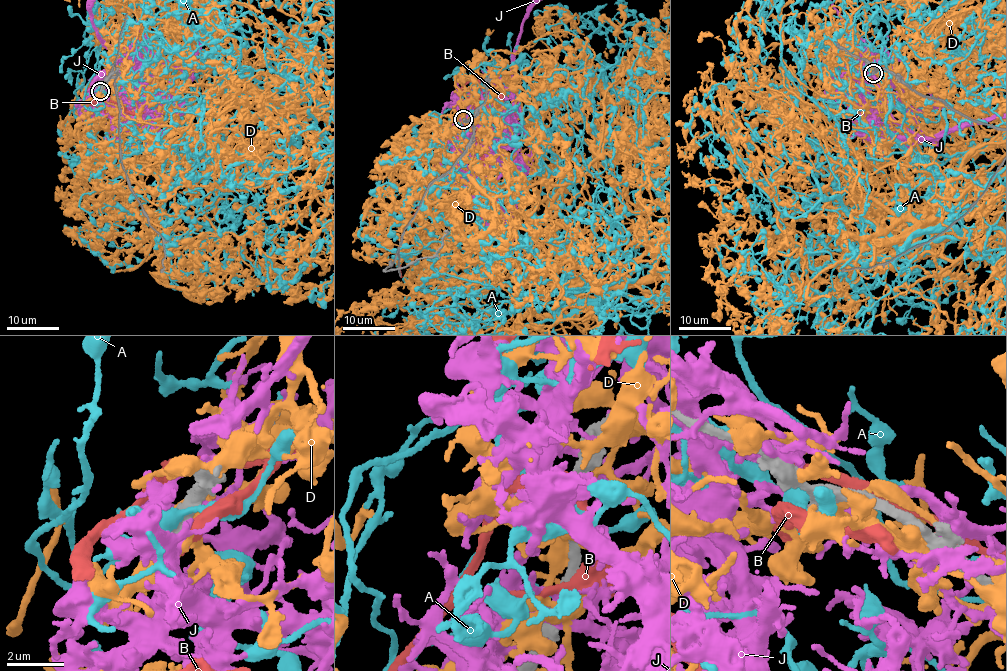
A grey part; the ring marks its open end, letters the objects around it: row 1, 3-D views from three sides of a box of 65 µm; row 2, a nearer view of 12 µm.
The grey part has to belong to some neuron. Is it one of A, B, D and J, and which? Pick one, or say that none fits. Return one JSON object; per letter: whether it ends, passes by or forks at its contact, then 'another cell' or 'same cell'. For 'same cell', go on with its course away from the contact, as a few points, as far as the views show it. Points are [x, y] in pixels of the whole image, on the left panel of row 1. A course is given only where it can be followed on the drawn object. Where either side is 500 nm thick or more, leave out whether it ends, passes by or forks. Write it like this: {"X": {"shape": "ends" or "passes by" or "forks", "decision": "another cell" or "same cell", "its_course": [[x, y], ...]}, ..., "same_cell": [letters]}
{"A": {"decision": "another cell"}, "B": {"shape": "passes by", "decision": "another cell"}, "D": {"decision": "another cell"}, "J": {"decision": "another cell"}, "same_cell": []}

